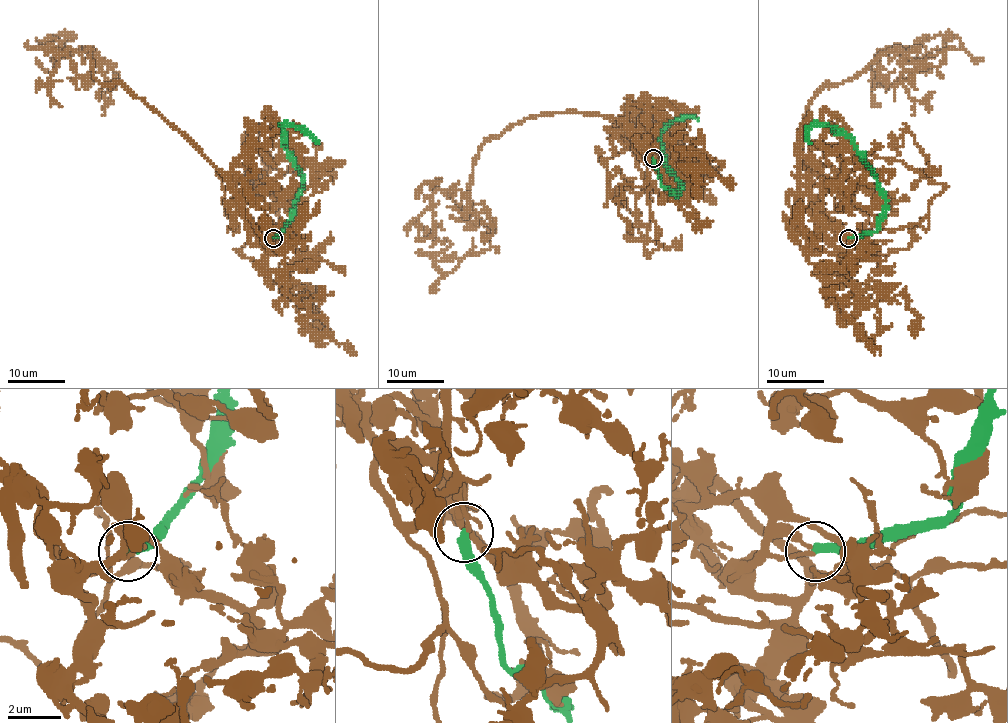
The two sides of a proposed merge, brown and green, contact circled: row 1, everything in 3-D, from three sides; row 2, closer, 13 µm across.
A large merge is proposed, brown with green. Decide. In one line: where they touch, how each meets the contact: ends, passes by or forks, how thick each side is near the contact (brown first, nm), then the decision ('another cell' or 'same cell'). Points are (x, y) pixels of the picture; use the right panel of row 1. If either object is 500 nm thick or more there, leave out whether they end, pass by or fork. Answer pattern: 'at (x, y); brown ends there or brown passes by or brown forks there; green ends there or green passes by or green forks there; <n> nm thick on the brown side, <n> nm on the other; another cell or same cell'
at (848, 238); brown ends there; green ends there; 130 nm thick on the brown side, 380 nm on the other; another cell

